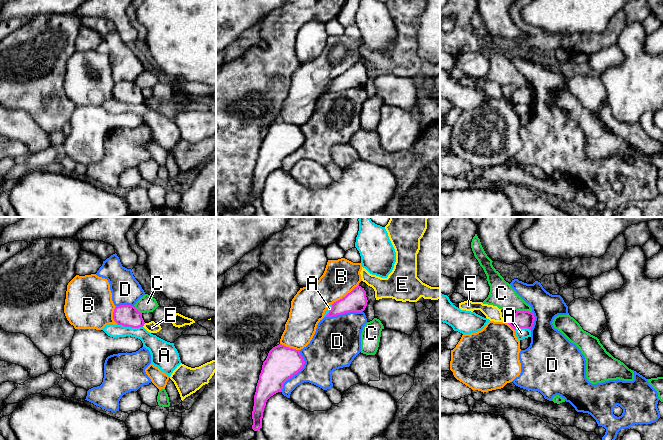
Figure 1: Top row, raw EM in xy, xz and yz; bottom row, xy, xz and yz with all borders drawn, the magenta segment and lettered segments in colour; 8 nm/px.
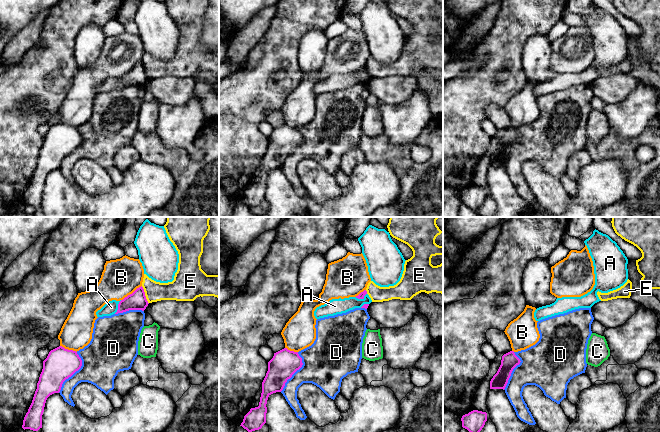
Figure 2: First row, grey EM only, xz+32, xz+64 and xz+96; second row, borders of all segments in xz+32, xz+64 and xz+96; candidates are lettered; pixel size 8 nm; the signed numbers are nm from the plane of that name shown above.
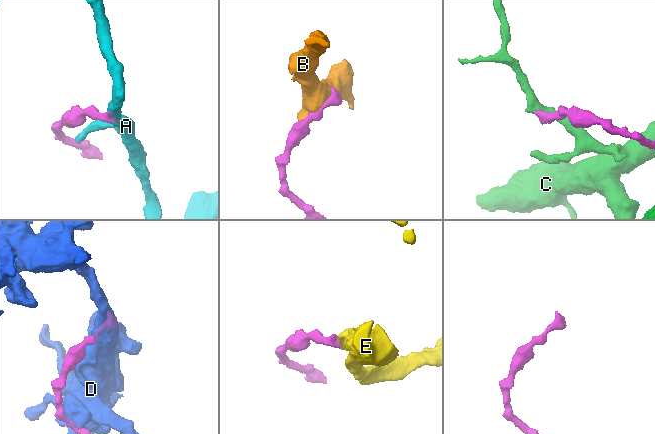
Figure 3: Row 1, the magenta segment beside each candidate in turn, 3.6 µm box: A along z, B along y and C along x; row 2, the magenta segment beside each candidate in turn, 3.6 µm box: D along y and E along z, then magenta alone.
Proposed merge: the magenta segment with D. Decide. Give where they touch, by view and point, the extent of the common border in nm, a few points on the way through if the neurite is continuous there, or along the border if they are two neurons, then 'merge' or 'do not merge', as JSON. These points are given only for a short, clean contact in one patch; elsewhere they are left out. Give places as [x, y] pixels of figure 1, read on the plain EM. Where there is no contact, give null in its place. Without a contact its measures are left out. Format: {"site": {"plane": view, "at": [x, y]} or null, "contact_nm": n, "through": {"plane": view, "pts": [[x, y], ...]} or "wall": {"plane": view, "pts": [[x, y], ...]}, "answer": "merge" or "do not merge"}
{"site": {"plane": "xz", "at": [297, 148]}, "contact_nm": 360, "answer": "do not merge"}

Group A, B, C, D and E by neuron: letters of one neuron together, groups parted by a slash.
A / B / C / D / E

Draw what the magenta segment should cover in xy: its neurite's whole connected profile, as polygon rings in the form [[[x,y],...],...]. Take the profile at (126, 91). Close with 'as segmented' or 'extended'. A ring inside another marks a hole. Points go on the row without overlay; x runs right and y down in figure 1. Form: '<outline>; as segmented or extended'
[[[131,81],[116,82],[113,88],[113,95],[118,101],[131,104],[143,103],[145,98],[142,90]]]; as segmented

